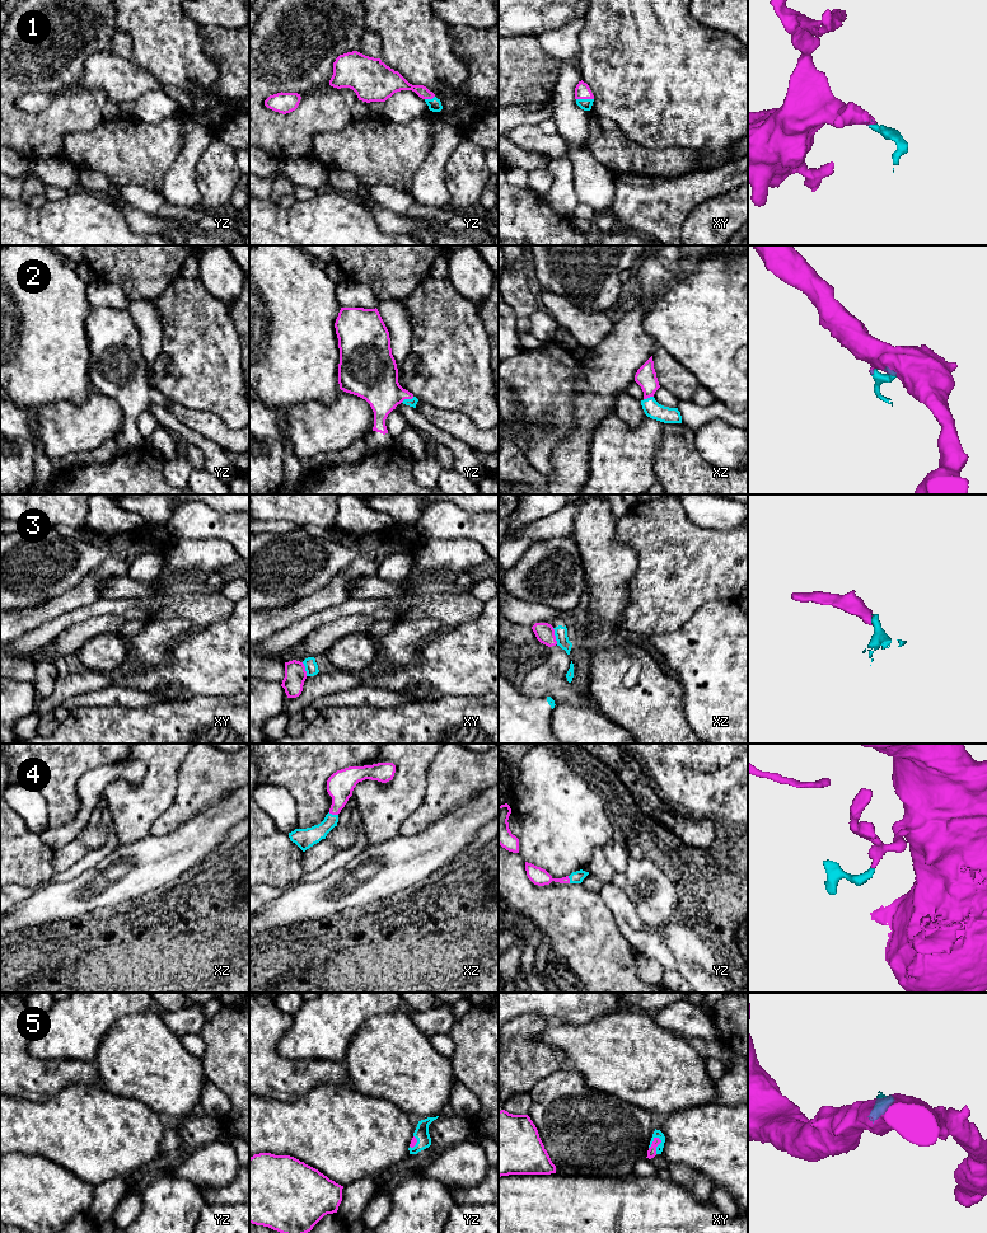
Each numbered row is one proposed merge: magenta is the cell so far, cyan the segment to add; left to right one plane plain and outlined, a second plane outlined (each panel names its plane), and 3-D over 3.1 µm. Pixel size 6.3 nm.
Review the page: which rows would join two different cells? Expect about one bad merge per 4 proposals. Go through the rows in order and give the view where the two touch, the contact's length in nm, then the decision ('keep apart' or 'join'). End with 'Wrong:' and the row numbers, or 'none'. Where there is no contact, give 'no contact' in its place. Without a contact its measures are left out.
1: xy | 110 nm | join
2: yz | 90 nm | join
3: xz | 110 nm | keep apart
4: xz | 70 nm | join
5: xy | 110 nm | join
Wrong: 3

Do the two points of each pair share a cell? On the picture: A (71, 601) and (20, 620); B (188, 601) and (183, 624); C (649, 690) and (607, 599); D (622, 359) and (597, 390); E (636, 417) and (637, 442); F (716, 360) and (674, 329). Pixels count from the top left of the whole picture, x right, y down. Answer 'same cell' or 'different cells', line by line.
A: same cell
B: different cells
C: same cell
D: same cell
E: different cells
F: same cell

